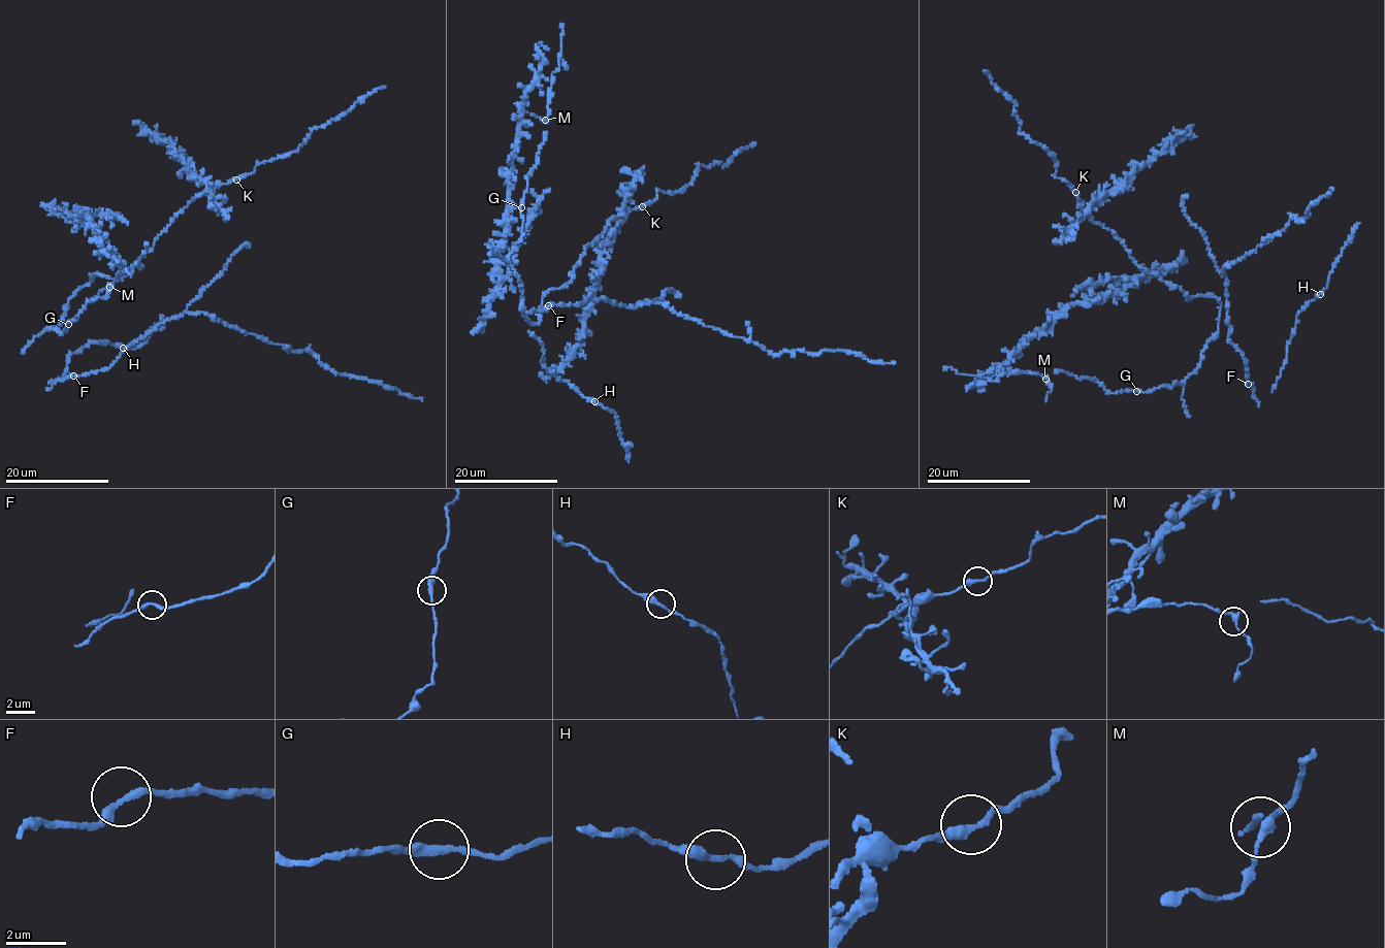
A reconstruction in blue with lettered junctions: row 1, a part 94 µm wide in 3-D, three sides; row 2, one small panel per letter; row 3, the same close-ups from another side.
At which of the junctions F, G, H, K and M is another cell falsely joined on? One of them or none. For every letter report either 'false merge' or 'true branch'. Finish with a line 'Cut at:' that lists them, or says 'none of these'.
F: true branch
G: true branch
H: true branch
K: true branch
M: true branch
Cut at: none of these

